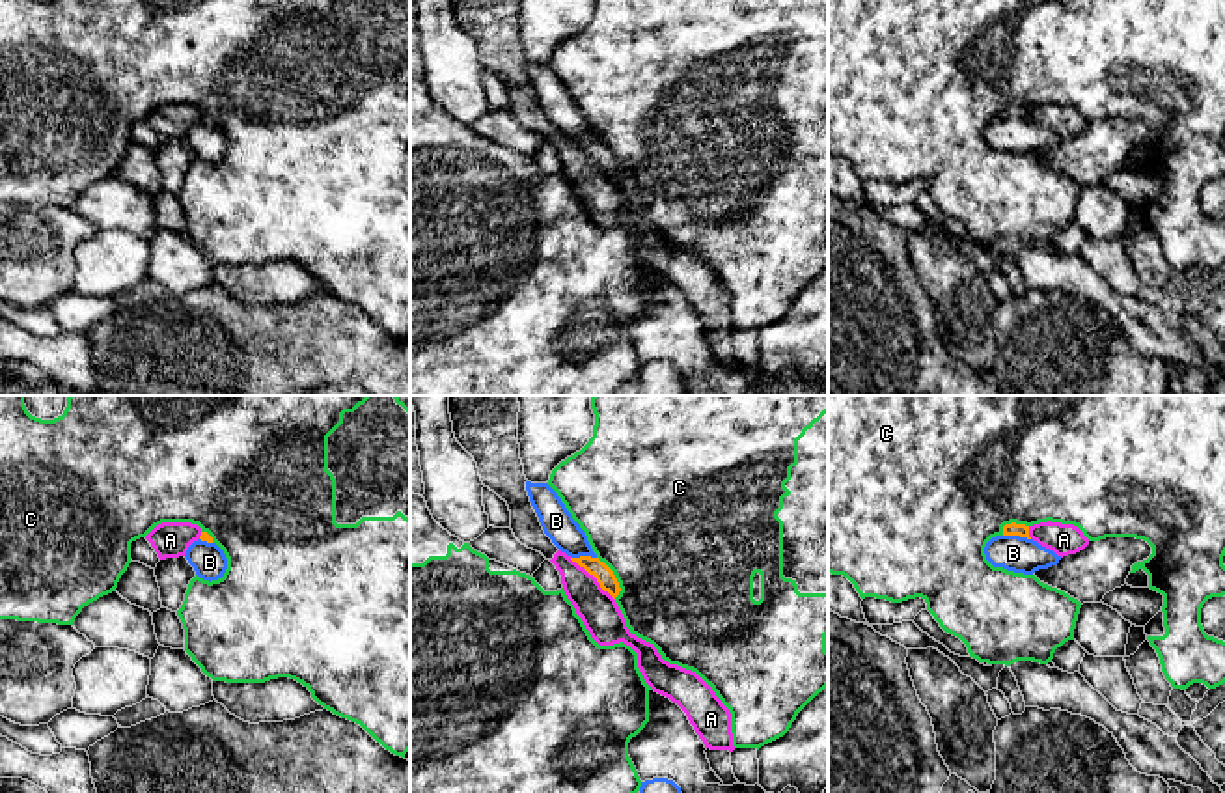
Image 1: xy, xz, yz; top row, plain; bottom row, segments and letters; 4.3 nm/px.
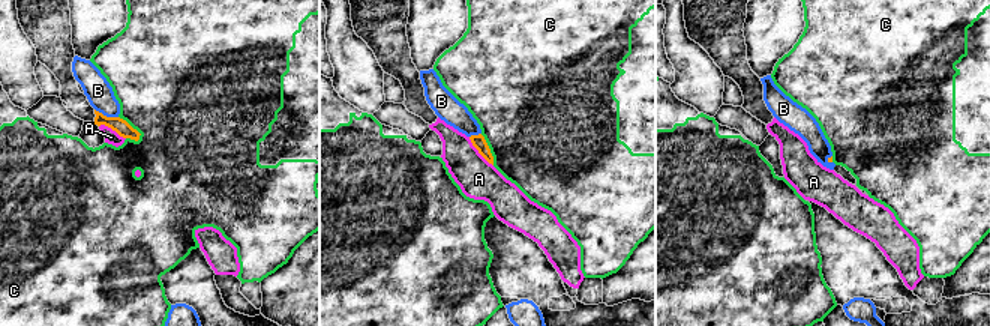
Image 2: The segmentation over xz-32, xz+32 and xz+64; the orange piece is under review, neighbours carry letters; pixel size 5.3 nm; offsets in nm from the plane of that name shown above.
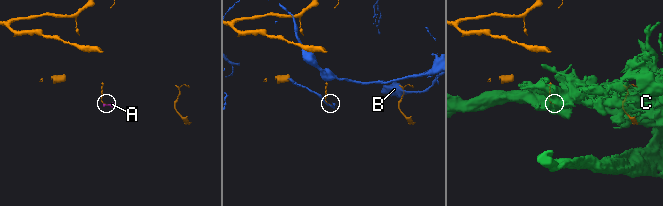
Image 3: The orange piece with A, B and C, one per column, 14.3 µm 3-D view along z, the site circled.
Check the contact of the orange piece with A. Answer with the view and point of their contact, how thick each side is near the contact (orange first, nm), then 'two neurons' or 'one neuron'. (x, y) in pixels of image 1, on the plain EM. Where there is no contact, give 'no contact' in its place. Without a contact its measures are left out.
contact xz (593, 157); calibres 80 and 160 nm; two neurons

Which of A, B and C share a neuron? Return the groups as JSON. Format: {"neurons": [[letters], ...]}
{"neurons": [["A"], ["B"], ["C"]]}

